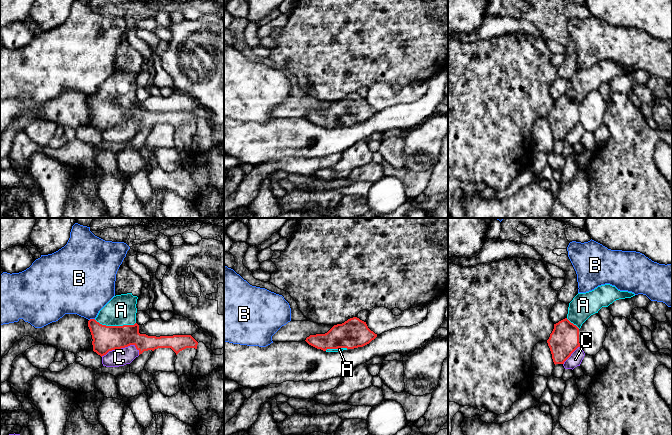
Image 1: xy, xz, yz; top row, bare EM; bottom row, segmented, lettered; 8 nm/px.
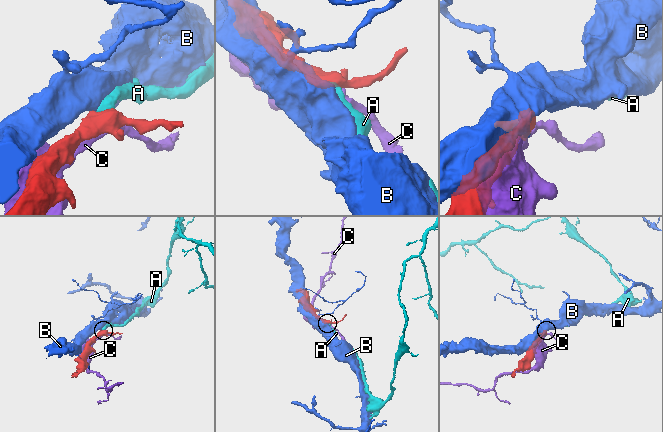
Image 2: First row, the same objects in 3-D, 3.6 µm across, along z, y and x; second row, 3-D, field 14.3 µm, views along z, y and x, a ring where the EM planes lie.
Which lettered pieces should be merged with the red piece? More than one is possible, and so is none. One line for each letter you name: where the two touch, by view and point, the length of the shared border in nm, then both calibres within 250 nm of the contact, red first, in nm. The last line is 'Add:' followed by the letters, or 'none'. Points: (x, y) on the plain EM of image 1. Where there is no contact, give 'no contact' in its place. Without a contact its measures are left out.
A: xy (115, 102) | 340 nm | 200/240 nm
Add: A

